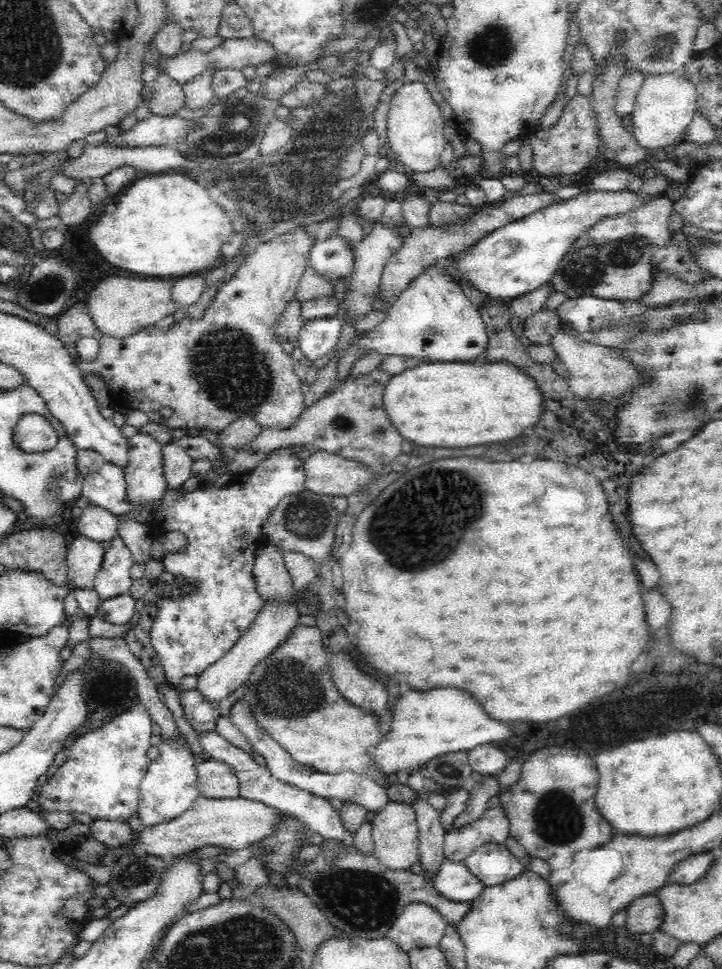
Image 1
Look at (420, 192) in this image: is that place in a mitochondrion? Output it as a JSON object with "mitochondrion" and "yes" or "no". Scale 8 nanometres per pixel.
{"mitochondrion":"no"}

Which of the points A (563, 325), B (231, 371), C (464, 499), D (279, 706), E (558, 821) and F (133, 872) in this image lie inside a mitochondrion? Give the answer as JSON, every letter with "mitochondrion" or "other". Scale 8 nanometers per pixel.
{"A":"other","B":"mitochondrion","C":"mitochondrion","D":"mitochondrion","E":"mitochondrion","F":"mitochondrion"}

